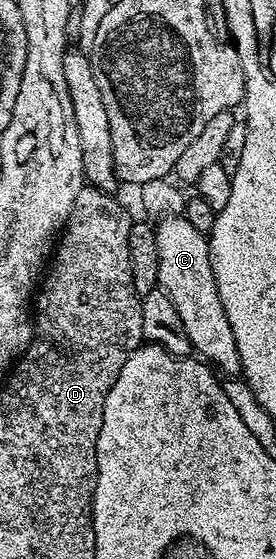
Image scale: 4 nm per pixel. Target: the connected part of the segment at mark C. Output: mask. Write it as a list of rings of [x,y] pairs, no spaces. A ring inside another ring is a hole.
[[[184,215],[158,219],[155,227],[159,246],[157,282],[160,291],[165,292],[175,305],[183,330],[187,330],[190,349],[222,377],[236,377],[241,371],[241,359],[235,346],[235,334],[231,334],[231,322],[227,322],[227,310],[223,310],[223,301],[219,299],[219,290],[215,286],[206,233],[195,230]]]

